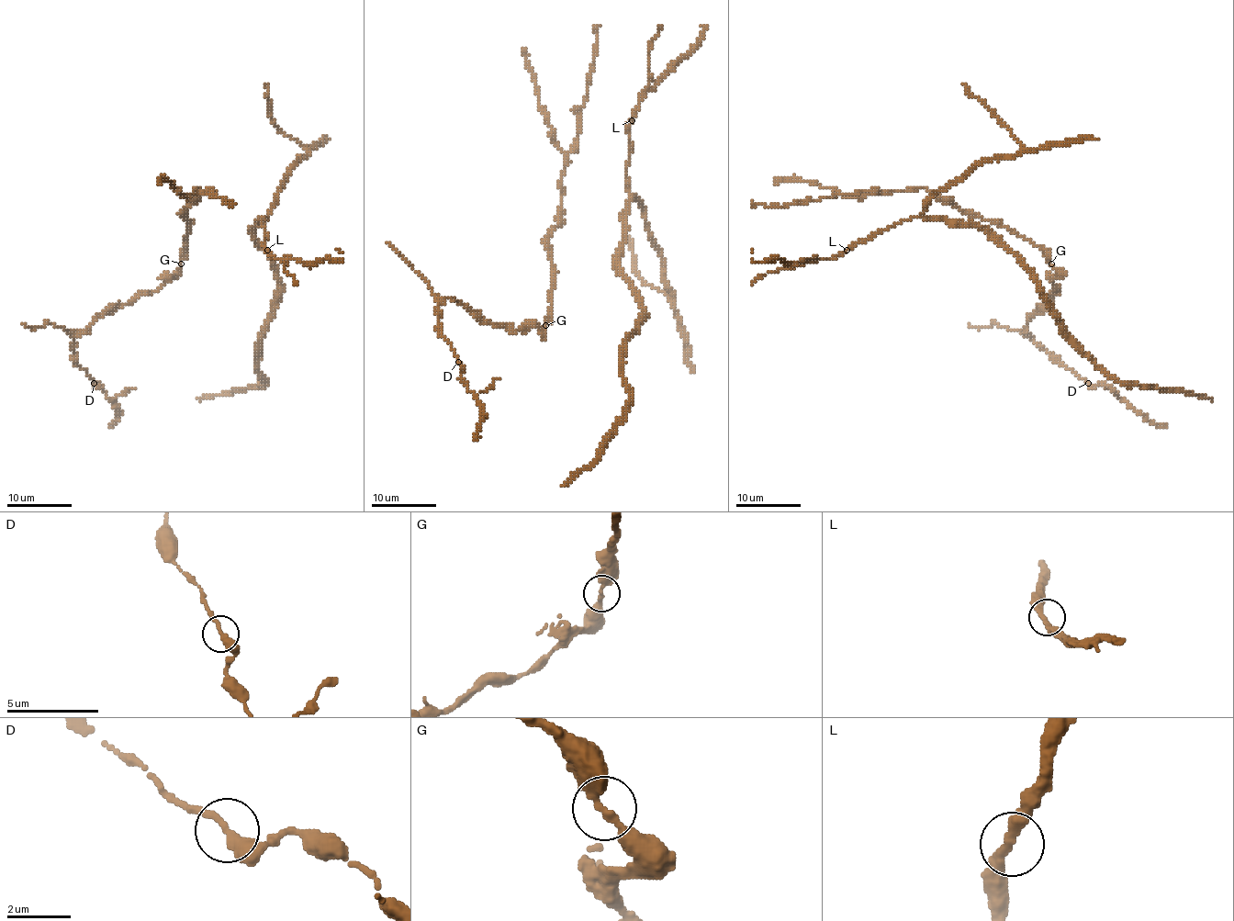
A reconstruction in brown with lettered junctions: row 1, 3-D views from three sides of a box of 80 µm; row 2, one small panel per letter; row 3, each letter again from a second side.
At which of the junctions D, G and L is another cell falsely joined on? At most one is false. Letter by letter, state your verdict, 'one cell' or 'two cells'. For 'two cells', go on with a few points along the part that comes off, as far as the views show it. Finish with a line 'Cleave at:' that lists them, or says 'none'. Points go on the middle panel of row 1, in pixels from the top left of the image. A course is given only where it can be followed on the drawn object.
D: one cell
G: one cell
L: one cell
Cleave at: none

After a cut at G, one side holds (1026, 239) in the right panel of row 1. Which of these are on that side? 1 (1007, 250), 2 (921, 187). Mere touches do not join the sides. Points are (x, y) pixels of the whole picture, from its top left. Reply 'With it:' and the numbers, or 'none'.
With it: 2

